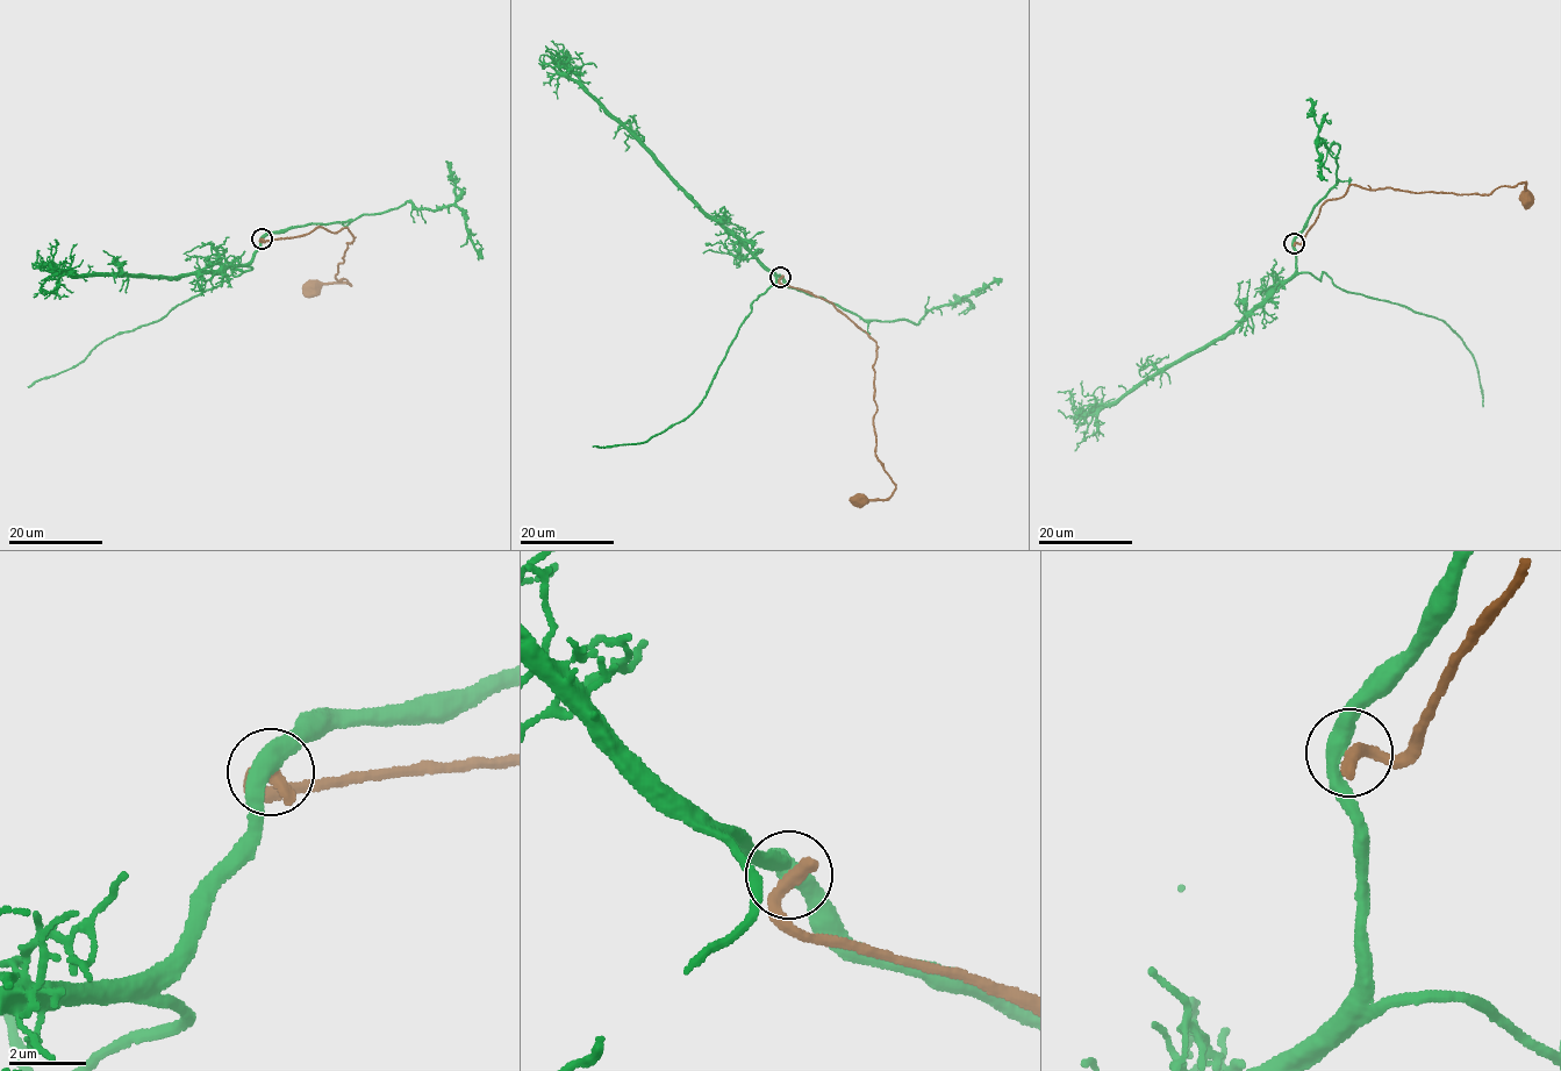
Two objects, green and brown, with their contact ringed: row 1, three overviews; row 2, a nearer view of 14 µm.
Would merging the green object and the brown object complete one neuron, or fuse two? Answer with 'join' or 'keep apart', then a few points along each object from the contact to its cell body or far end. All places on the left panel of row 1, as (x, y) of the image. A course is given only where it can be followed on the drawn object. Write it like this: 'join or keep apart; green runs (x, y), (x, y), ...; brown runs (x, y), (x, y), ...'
keep apart; green runs (262, 238), (248, 263), (217, 271), (172, 278), (61, 273), (55, 291), (34, 297); brown runs (262, 240), (302, 236), (321, 227), (349, 230), (353, 237), (335, 278), (350, 285), (313, 287)

